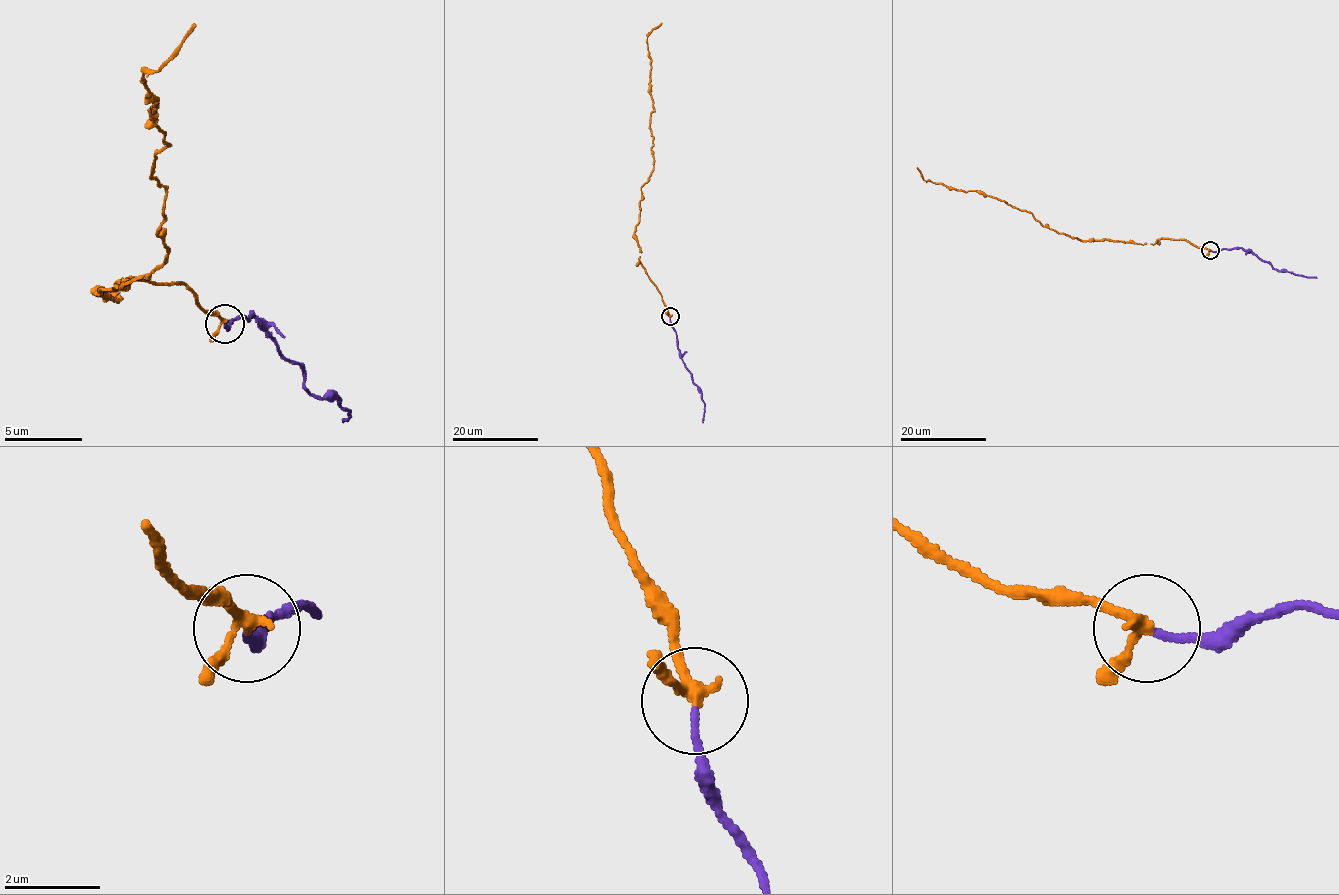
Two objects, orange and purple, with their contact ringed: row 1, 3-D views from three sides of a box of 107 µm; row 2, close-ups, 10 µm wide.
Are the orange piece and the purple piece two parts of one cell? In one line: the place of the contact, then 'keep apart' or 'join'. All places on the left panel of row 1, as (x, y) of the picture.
place (224, 323); join

